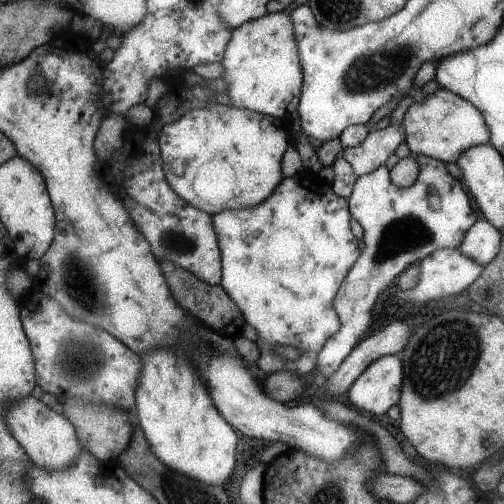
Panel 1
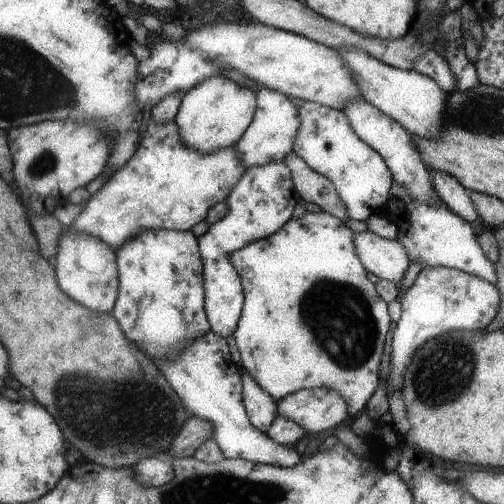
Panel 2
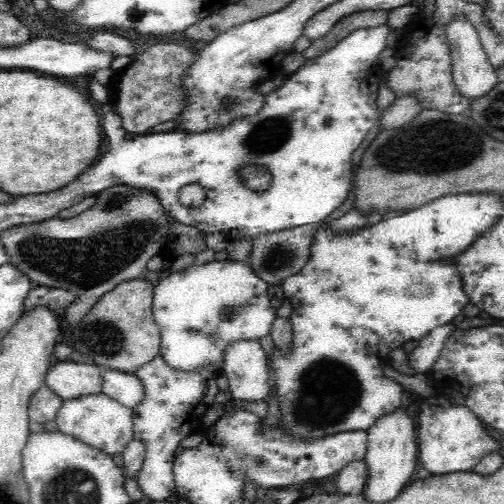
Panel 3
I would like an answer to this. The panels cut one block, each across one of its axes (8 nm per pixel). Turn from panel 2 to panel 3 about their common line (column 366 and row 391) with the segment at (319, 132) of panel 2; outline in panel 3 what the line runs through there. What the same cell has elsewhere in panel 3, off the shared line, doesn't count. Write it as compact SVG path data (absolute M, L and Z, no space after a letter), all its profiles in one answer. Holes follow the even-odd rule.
M156 354L154 360L136 368L134 376L144 386L144 400L140 400L132 408L132 422L134 422L134 440L144 442L146 458L138 472L138 486L140 490L154 502L176 502L180 494L176 492L174 482L174 462L176 462L176 448L180 442L196 434L206 424L206 414L214 406L214 398L220 392L216 380L222 376L222 370L216 364L200 366L196 370L176 370L170 368L162 354Z

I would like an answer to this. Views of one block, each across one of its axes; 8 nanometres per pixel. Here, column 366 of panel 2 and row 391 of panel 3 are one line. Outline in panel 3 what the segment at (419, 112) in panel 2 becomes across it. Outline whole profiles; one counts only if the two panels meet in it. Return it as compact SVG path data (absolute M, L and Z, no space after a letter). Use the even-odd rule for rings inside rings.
M54 360L46 372L46 386L62 400L74 400L78 396L92 396L102 392L102 368L80 364L74 360Z

